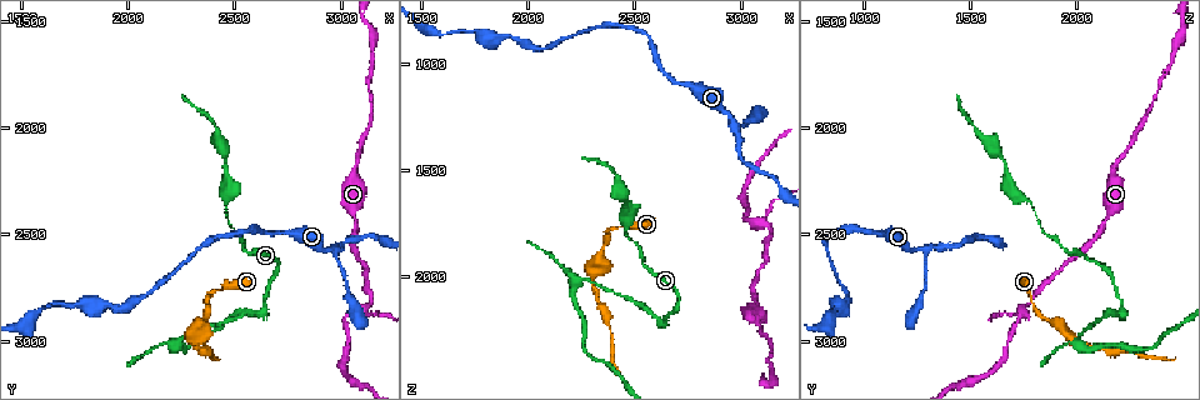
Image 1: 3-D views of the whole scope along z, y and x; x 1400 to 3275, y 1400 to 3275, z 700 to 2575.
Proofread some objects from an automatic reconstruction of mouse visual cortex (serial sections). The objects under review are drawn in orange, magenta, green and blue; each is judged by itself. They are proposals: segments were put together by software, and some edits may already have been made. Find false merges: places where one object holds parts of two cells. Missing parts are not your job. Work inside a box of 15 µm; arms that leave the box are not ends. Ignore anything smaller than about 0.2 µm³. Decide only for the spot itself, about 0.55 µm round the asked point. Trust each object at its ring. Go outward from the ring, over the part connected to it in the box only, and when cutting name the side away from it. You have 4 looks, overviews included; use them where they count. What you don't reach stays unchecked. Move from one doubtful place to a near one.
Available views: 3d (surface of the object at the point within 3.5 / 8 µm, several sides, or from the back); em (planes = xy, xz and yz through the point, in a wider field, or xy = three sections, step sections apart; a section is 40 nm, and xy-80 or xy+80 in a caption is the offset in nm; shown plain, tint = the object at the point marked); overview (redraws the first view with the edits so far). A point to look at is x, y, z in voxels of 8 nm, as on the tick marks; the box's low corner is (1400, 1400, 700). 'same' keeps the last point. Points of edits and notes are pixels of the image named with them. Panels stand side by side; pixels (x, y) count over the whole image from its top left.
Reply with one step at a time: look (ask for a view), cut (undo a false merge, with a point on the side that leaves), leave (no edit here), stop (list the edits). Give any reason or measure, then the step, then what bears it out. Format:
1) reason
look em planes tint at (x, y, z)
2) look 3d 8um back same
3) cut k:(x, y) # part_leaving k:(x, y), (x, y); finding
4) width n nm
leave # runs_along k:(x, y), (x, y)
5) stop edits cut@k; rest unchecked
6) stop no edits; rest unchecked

narrows sharply
look 3d 3.5um at (3070, 2430, 2150)

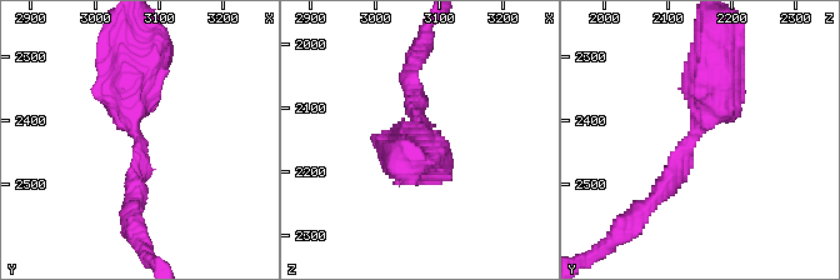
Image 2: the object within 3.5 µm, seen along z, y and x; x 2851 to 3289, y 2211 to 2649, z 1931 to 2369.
arm_widths 250, 700 nm
look em xy step 1 tint at (3065, 2425, 2135)

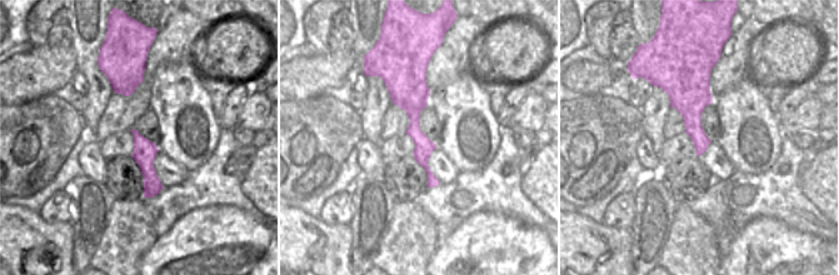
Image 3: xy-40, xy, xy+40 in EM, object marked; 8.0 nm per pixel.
leave # runs_along 2:(718, 63), (704, 120), (644, 208); all the same cell

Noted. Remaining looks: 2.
sharp bend
look 3d 3.5um at (2630, 2860, 2200)

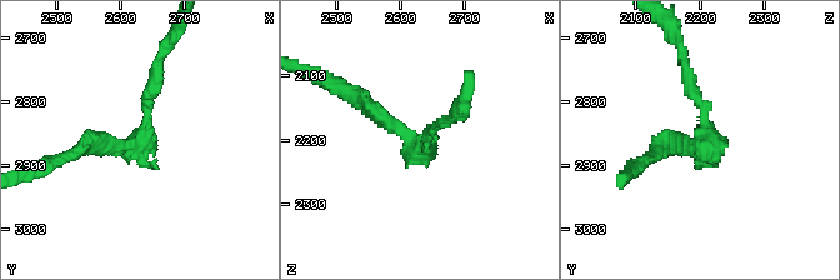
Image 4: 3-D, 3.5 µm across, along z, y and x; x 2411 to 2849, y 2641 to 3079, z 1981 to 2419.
arm_widths 150, 200 nm; need the tissue
look em xy step 2 tint at (2630, 2860, 2215)

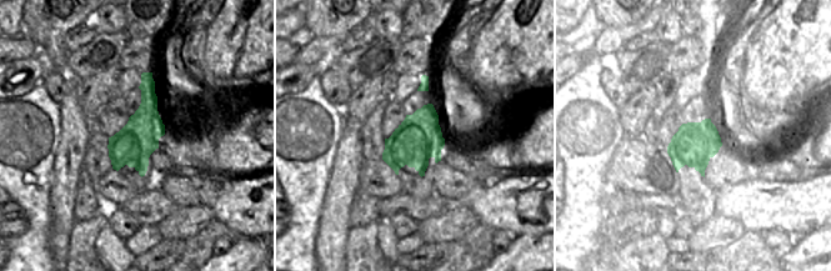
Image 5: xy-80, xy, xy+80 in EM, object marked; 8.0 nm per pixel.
leave # runs_along 4:(156, 64), (141, 140), (76, 151); one cell here

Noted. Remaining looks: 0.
stop no edits; rest unchecked

